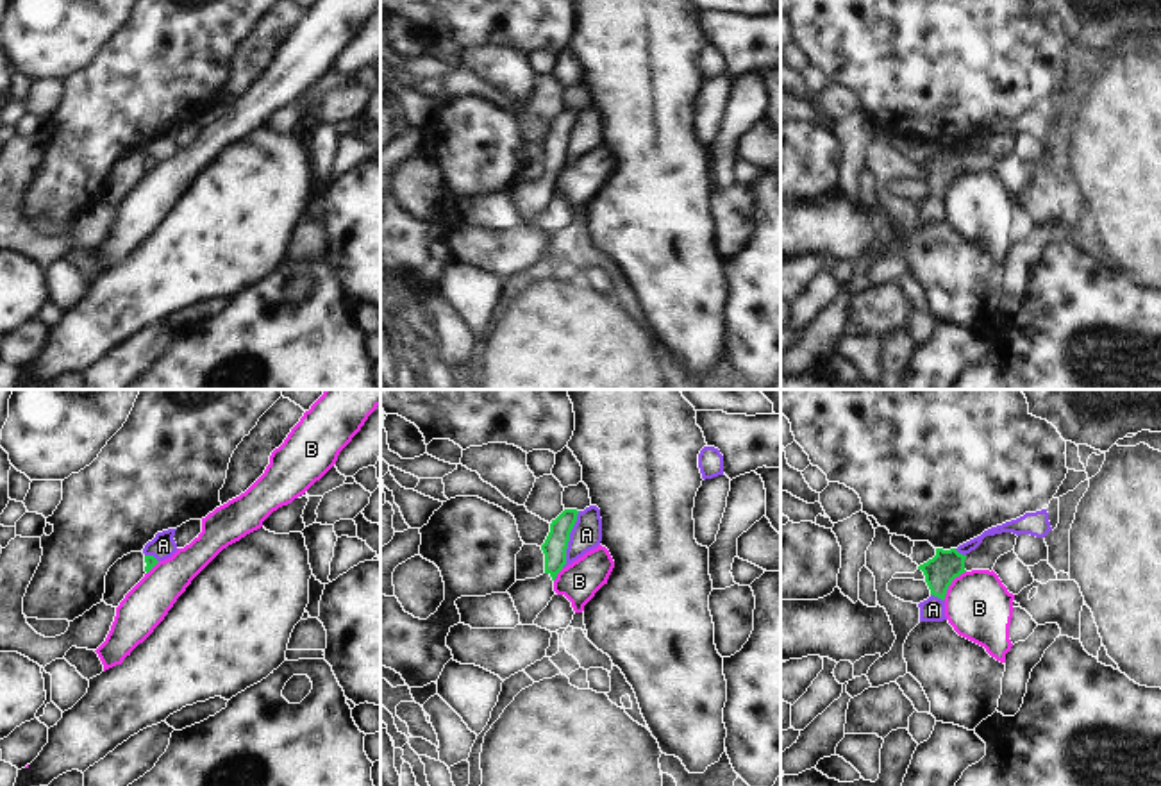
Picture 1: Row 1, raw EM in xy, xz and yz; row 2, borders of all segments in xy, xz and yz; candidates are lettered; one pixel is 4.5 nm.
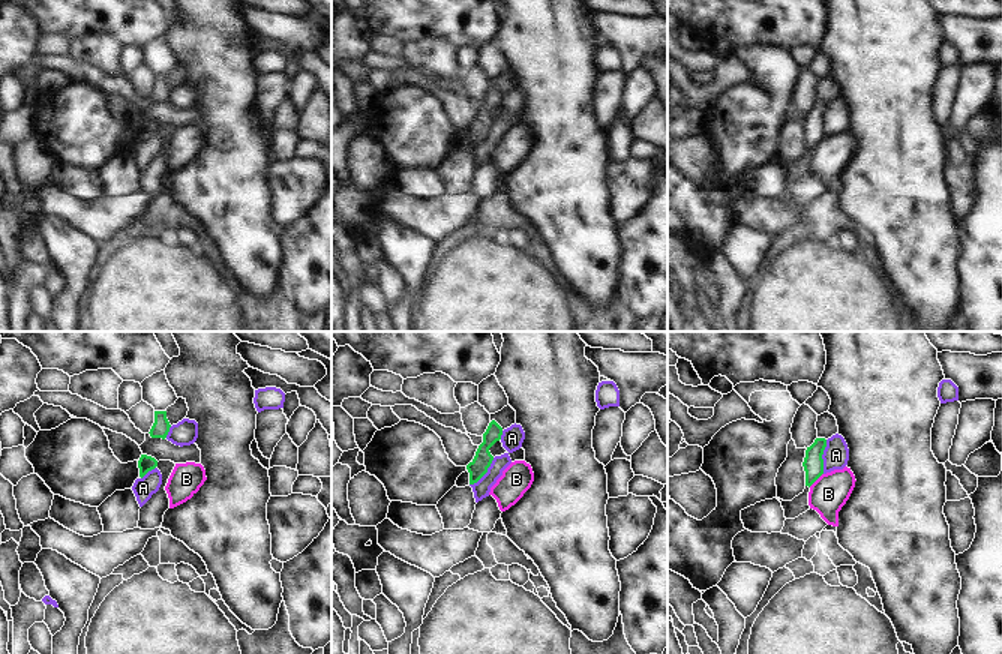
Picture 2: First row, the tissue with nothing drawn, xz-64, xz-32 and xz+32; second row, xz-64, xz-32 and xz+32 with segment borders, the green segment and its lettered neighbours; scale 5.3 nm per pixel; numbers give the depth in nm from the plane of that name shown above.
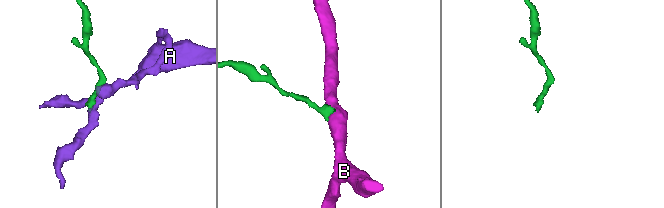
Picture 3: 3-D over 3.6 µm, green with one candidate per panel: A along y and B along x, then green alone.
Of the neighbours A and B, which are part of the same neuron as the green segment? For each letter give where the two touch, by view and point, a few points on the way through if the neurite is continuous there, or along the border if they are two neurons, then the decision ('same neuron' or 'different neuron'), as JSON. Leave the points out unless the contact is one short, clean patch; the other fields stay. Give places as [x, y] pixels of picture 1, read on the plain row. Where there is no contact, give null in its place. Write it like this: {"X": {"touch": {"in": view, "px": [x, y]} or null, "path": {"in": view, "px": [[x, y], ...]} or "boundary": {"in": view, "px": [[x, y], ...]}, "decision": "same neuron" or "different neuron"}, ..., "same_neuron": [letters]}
{"A": {"touch": {"in": "xz", "px": [568, 140]}, "decision": "different neuron"}, "B": {"touch": {"in": "yz", "px": [951, 183]}, "boundary": {"in": "yz", "px": [[965, 170], [952, 181], [943, 199]]}, "decision": "different neuron"}, "same_neuron": []}

